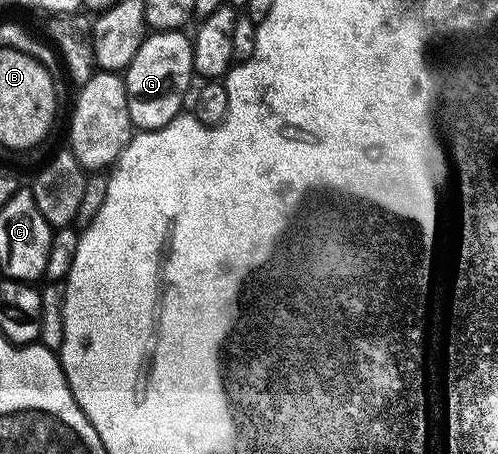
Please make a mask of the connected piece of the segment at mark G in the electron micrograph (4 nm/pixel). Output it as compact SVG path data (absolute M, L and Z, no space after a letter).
M183 29L156 31L148 34L141 49L137 49L137 57L133 57L123 75L132 128L139 131L159 131L184 110L183 98L188 98L192 90L191 79L195 75L191 40L192 36Z

